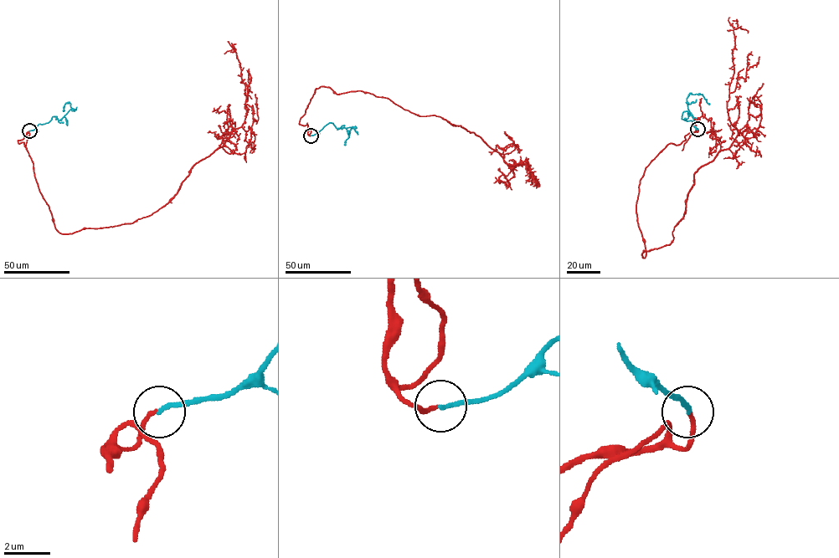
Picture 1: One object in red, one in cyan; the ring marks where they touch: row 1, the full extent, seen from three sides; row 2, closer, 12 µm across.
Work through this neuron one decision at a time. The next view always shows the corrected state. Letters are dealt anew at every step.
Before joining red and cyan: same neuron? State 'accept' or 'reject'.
accept

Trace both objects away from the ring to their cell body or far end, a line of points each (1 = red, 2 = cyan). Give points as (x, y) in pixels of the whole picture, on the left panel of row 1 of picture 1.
1: (29, 130), (18, 142), (59, 232), (132, 222), (164, 206), (244, 122), (240, 63), (233, 49), (223, 53)
2: (29, 130), (39, 124), (48, 122), (53, 116), (60, 120), (70, 109), (69, 102), (63, 111)

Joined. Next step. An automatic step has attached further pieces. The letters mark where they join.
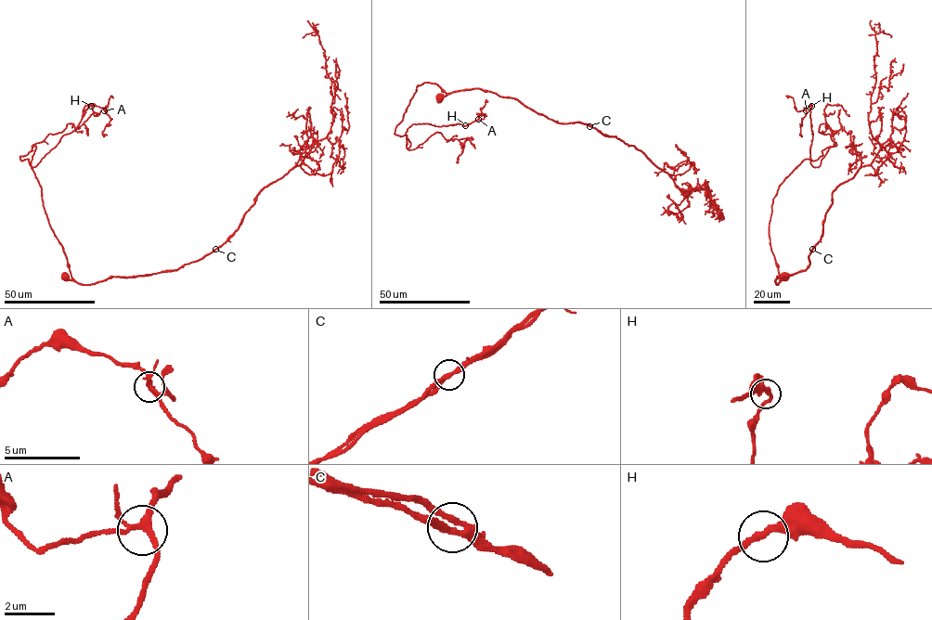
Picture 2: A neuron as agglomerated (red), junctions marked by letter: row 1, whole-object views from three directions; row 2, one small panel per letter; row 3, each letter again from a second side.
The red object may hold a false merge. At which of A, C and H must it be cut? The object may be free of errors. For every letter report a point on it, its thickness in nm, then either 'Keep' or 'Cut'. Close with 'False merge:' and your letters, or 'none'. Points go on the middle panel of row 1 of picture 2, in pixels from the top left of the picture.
A: Place: (478, 119). Thickness 240 nm. Keep
C: Place: (589, 126). Thickness 280 nm. Keep
H: Place: (465, 125). Thickness 280 nm. Keep
False merge: none

